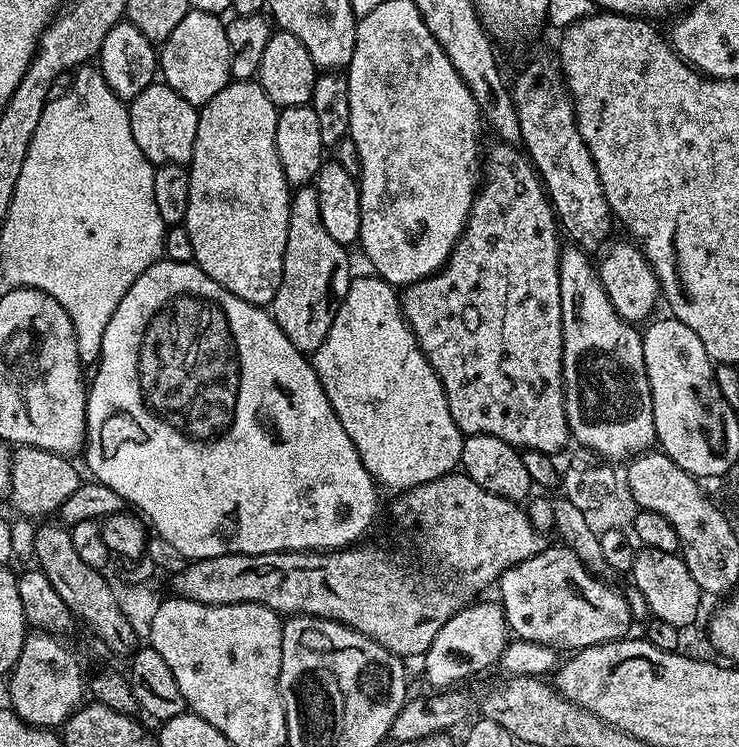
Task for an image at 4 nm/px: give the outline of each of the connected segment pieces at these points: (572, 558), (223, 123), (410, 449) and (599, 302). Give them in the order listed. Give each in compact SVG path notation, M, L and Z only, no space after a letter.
M549 546L545 552L507 568L498 581L498 603L517 640L538 642L557 650L579 650L625 639L634 623L623 591L611 588L591 572L567 546Z
M251 79L229 82L222 90L218 90L218 94L214 94L214 98L210 98L210 102L206 102L199 109L199 114L198 134L194 138L194 154L188 168L190 198L186 206L186 218L182 225L190 234L190 243L194 245L193 261L206 275L214 278L218 286L230 290L230 294L238 294L238 298L251 304L271 305L274 294L278 294L278 286L282 286L282 262L286 258L286 230L290 230L290 202L293 193L286 174L282 170L282 162L278 160L276 149L276 131L280 113L275 102L266 94L266 90L262 90L262 86L255 79Z
M375 274L367 275L357 275L350 282L346 298L338 306L334 322L330 322L330 334L322 338L322 346L318 346L311 361L326 398L330 398L330 406L334 406L334 414L338 414L338 422L350 434L350 442L354 442L377 485L407 490L457 471L465 435L450 418L440 375L430 366L426 354L422 354L404 317L397 289Z
M579 246L560 250L558 290L562 294L562 374L566 422L573 441L581 449L595 452L608 462L627 461L649 451L656 444L654 402L650 394L650 378L646 378L646 358L642 358L643 335L635 332L629 321L622 319L610 302L598 277L597 269L588 261L589 253Z

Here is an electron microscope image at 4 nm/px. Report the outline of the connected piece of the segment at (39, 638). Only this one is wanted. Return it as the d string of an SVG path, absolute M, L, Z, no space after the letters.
M43 630L29 631L22 654L7 677L8 700L13 712L35 728L59 729L86 700L86 680L80 660L63 644L59 635Z

